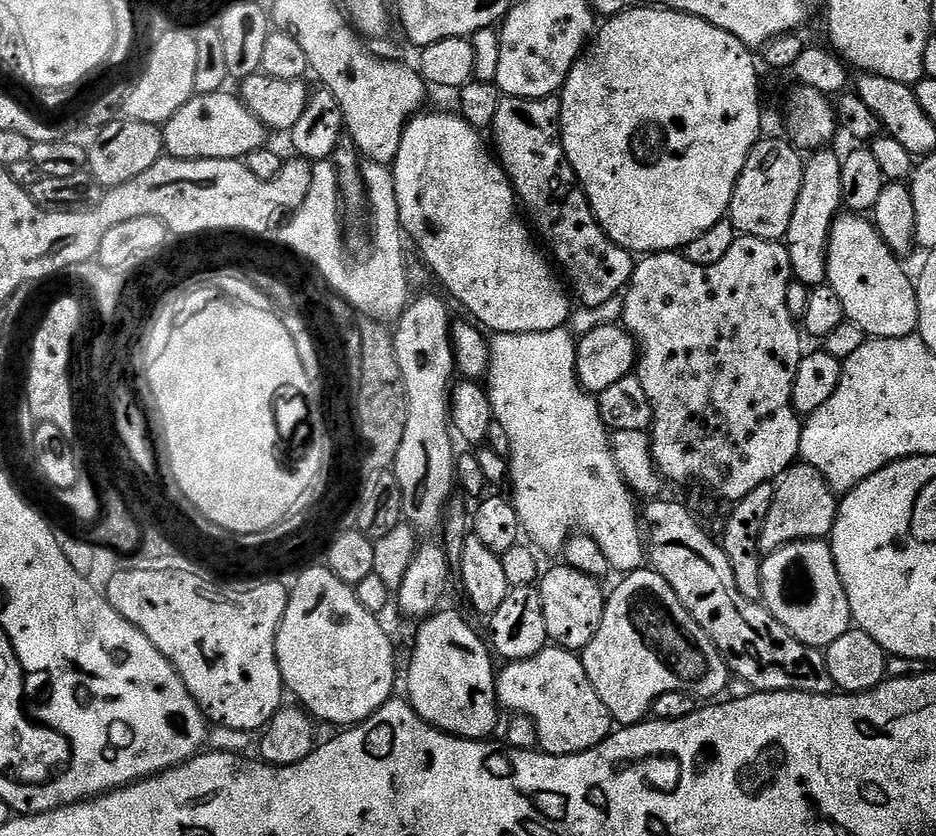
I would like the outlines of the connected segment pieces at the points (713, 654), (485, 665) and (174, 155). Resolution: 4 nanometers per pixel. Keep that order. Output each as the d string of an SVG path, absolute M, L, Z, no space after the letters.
M648 566L627 573L621 580L624 581L613 592L607 593L602 622L582 653L586 678L590 678L594 694L602 698L602 706L606 706L613 721L620 726L639 724L651 713L652 704L662 698L662 694L671 692L688 692L704 702L723 697L728 691L730 679L728 661L714 646L714 642L710 642L706 630L694 622L690 610L682 606L670 582L666 582L662 574L652 571Z
M437 610L423 621L416 632L416 641L412 644L412 661L408 664L408 693L406 699L412 709L427 724L449 736L459 736L462 740L487 741L500 720L500 708L496 705L498 689L498 668L492 665L493 653L489 645L456 612Z
M228 90L211 92L210 94L197 94L191 96L162 126L164 133L164 151L174 160L238 160L243 161L244 157L249 156L254 150L265 147L267 136L270 136L269 129L264 127L262 121L254 118L250 114L247 106L240 101L239 95L228 93Z

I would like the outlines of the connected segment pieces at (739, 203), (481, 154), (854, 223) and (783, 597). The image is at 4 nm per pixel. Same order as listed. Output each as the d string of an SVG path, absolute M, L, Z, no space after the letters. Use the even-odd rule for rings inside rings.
M761 138L756 141L756 145L746 158L746 166L742 166L742 174L734 186L734 194L730 198L728 207L727 219L731 220L739 235L779 241L787 237L790 230L790 218L794 218L794 206L798 206L798 194L802 191L805 163L805 157L787 139Z
M429 110L421 111L408 121L406 130L402 134L402 146L398 146L398 154L390 165L392 173L394 174L394 194L398 198L400 227L406 233L407 239L411 241L411 243L412 240L416 243L416 248L420 251L421 258L428 263L429 270L440 279L441 286L469 312L467 315L471 317L481 329L487 330L492 334L499 334L501 332L545 332L546 330L565 327L570 320L570 307L568 308L569 293L566 291L561 277L554 271L549 257L545 255L541 245L534 239L529 225L525 223L523 219L520 221L519 218L516 217L516 208L518 212L516 192L512 188L512 183L508 181L508 176L504 173L504 168L500 165L499 159L490 151L489 145L488 148L484 145L484 140L480 137L483 135L481 135L477 129L472 128L470 122L463 120L455 111L428 111Z
M860 214L836 217L828 239L828 285L842 301L845 317L862 326L869 337L889 340L917 331L920 315L916 286L900 264L903 264L901 257L886 246L871 219Z
M827 539L798 540L763 557L760 565L762 600L769 612L794 638L812 648L825 649L853 627L850 602L838 578L832 545Z

